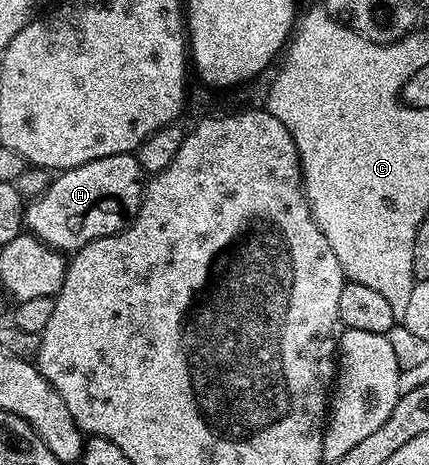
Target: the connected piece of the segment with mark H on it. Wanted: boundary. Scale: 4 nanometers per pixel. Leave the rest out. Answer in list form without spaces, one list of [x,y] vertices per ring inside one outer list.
[[[132,153],[102,157],[98,161],[78,165],[69,171],[59,172],[53,178],[49,188],[27,204],[24,213],[25,228],[56,251],[75,253],[90,241],[107,235],[117,235],[119,231],[123,231],[140,212],[140,205],[144,202],[145,186],[146,173],[140,167],[140,162],[136,159],[135,154]]]

